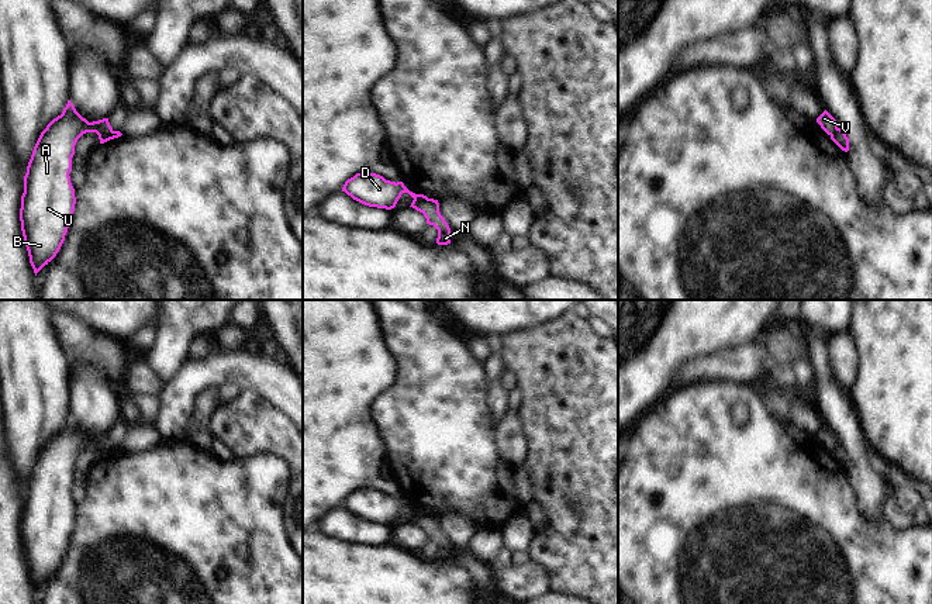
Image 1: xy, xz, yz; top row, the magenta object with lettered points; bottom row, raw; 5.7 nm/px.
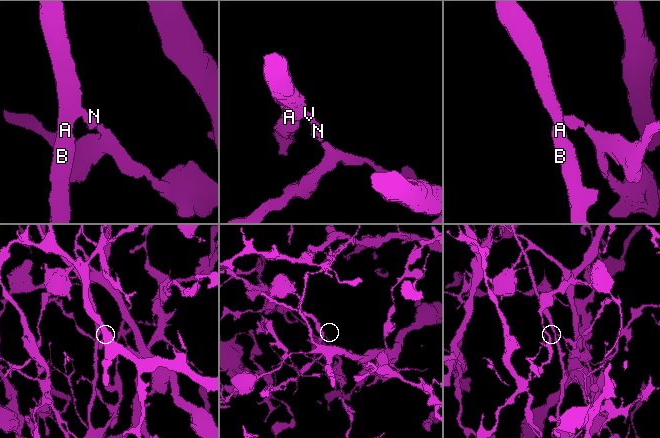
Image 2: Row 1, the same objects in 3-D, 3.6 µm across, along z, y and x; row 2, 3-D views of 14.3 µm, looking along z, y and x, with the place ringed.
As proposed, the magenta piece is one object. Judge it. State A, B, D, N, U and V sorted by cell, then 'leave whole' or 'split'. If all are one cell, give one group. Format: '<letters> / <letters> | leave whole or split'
A B D U V / N | split

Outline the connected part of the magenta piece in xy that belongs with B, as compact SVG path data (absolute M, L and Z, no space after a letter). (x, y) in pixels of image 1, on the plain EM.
M68 415L62 429L41 448L24 491L20 524L21 546L35 591L59 567L75 527L76 512L69 489L77 455L86 448L110 449L111 446L108 434L89 438Z

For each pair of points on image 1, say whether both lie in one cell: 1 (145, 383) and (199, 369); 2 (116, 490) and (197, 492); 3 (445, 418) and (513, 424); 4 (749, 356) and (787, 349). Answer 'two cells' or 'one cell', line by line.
1: two cells
2: one cell
3: two cells
4: two cells

